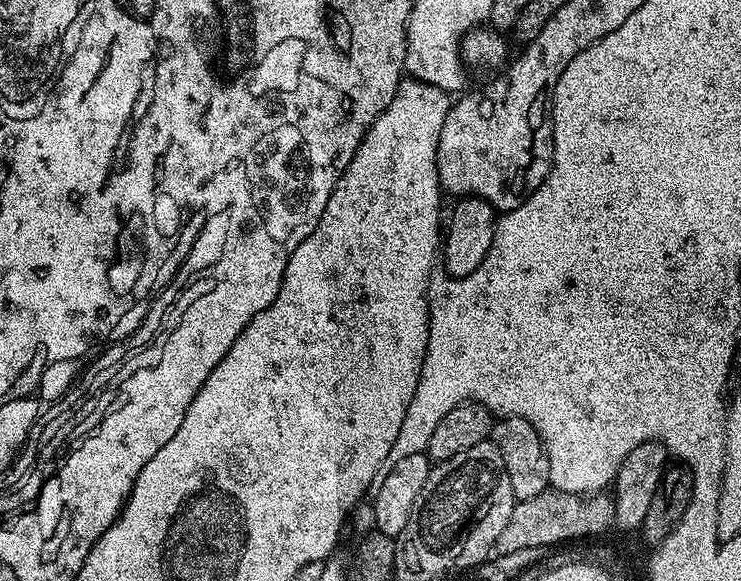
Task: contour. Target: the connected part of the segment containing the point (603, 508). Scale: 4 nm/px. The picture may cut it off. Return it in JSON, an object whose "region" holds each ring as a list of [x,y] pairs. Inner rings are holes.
{"region":[[[549,490],[534,498],[525,500],[512,516],[511,524],[500,538],[500,548],[509,552],[516,548],[528,547],[529,544],[547,543],[549,540],[563,539],[563,536],[580,535],[595,532],[608,523],[611,515],[608,500],[597,499],[593,494],[579,496],[569,492]]]}

